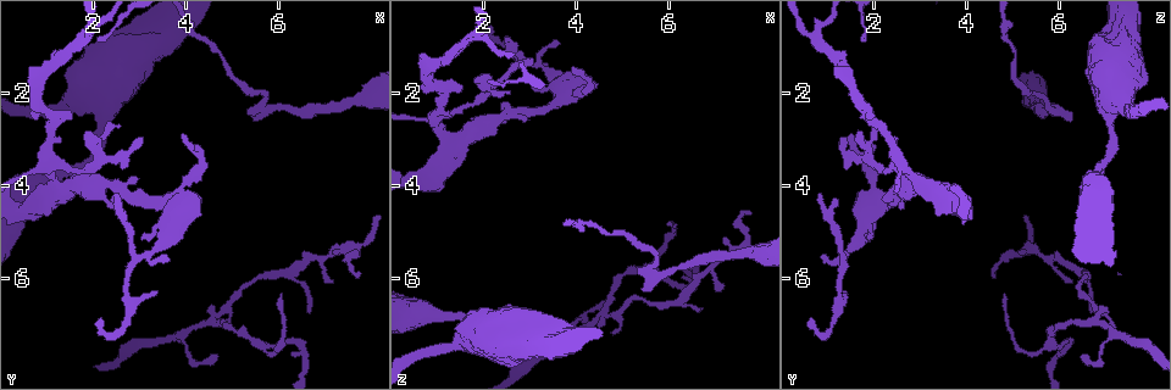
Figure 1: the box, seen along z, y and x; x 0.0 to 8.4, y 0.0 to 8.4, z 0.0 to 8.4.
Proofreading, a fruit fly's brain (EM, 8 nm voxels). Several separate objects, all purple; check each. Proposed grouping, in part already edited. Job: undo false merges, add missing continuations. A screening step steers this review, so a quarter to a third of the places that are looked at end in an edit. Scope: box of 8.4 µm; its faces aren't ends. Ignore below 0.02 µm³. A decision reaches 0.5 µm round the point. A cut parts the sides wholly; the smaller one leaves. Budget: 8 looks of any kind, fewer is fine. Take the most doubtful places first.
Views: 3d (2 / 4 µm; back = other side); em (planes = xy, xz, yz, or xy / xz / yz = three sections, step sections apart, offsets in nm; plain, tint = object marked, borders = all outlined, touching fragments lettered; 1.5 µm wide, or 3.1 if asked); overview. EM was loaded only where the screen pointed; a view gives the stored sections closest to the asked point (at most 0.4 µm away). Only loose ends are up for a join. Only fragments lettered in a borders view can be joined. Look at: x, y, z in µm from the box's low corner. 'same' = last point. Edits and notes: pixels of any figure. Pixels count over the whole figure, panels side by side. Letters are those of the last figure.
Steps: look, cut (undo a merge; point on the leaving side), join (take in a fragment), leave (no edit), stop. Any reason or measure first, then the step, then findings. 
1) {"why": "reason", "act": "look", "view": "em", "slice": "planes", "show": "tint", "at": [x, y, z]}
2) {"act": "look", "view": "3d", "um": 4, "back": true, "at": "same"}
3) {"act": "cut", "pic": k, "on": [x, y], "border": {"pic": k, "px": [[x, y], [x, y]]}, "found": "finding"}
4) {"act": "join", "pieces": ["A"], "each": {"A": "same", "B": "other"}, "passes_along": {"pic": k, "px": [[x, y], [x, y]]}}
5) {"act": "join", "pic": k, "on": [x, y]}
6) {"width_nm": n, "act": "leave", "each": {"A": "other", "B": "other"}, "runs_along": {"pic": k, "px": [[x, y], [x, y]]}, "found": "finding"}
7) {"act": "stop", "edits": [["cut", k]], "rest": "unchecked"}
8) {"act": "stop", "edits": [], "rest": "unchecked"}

{"act": "look", "view": "em", "slice": "planes", "show": "borders", "at": [5.45, 2.65, 6.25]}

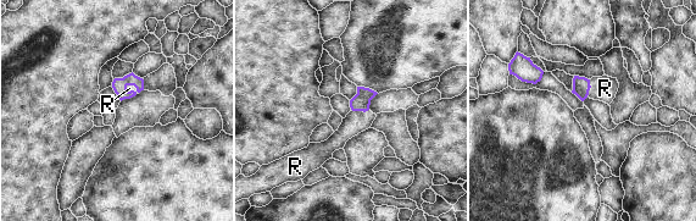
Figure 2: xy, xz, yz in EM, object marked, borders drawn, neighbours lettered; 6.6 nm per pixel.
{"act": "join", "pieces": ["R"], "each": {"R": "same"}, "passes_along": {"pic": 2, "px": [[361, 101], [360, 110], [355, 122]]}, "found": "the neuron continues"}

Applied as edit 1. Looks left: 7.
{"why": "redraw", "act": "look", "view": "overview"}

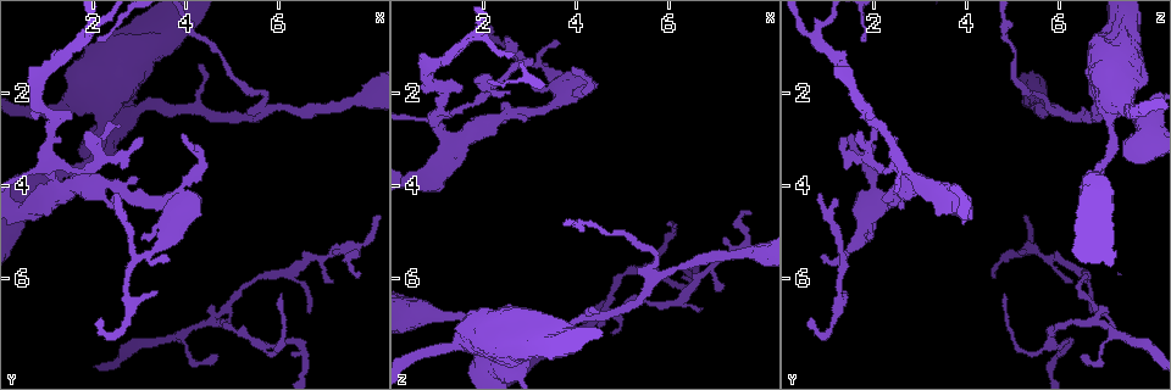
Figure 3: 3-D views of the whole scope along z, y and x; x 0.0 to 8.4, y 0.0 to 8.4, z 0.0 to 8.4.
{"why": "tapers out", "act": "look", "view": "em", "slice": "yz", "step": 4, "show": "tint", "at": [3.95, 2.95, 1.50]}

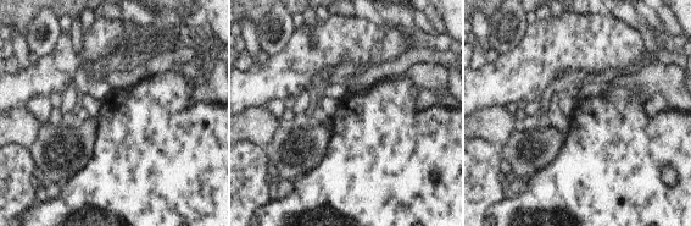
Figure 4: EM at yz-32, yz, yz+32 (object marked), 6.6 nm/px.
{"act": "look", "view": "em", "slice": "planes", "show": "borders", "at": "same"}

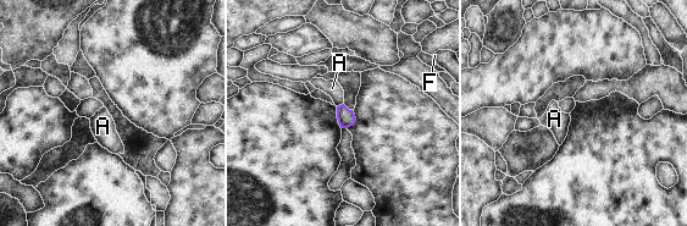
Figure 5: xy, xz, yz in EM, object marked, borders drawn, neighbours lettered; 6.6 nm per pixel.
{"act": "leave", "each": {"A": "other", "F": "other"}, "border": {"pic": 5, "px": [[343, 103], [337, 106]]}, "found": "none of them fits"}

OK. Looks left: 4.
{"why": "abrupt turn", "act": "look", "view": "3d", "um": 2, "at": [7.55, 5.45, 5.40]}

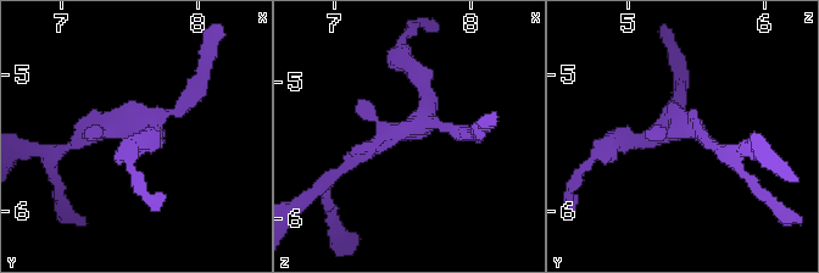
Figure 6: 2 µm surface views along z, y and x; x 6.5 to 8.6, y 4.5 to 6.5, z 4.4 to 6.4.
{"why": "shape alone is not enough", "act": "look", "view": "em", "slice": "planes", "show": "plain", "at": [7.54, 5.38, 5.36]}

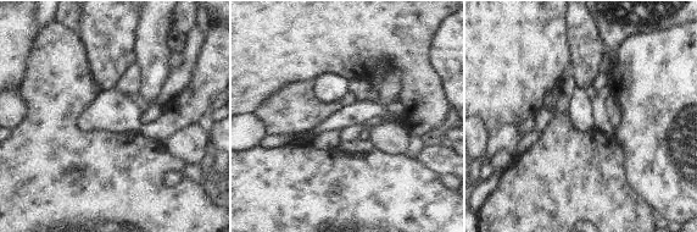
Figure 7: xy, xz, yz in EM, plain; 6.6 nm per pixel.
{"act": "look", "view": "em", "slice": "planes", "show": "borders", "at": "same"}

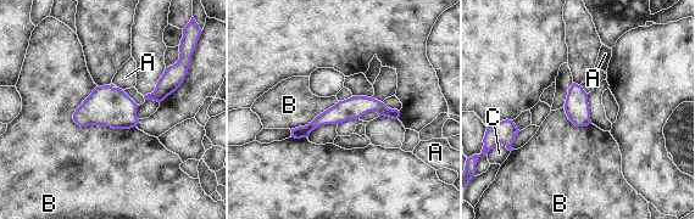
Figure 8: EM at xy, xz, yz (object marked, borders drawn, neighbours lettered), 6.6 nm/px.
{"longest_contact_nm": ["B", 440], "act": "leave", "each": {"A": "other", "B": "other", "C": "other"}, "found": "one neuron here"}

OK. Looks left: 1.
{"act": "stop", "edits": [["join", 2]], "rest": "unchecked"}

